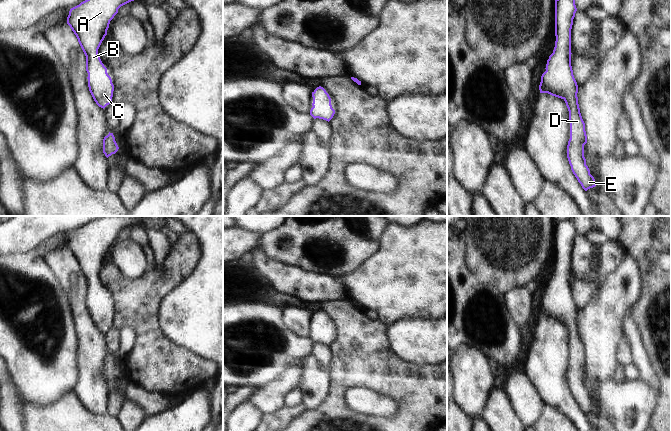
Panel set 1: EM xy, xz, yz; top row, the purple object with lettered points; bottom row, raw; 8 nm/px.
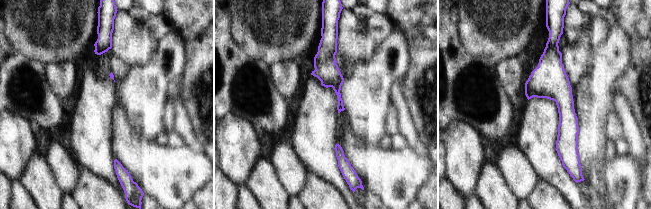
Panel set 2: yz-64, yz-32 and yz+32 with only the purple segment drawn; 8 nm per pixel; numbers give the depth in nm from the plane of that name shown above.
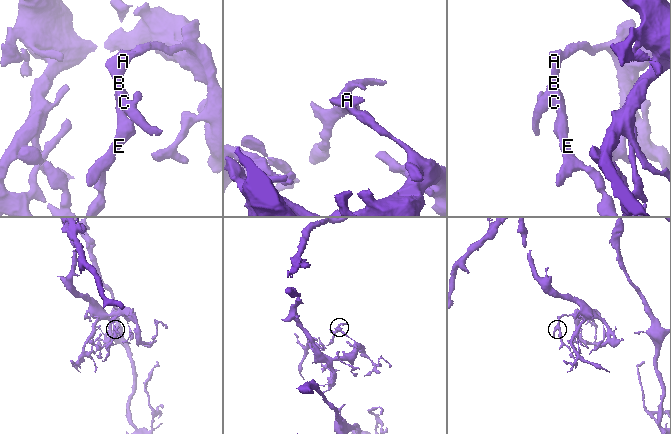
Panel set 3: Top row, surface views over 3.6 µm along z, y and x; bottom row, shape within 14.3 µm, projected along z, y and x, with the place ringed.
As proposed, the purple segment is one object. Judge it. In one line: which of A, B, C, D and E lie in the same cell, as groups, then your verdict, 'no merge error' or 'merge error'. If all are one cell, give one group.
A B C D E; no merge error

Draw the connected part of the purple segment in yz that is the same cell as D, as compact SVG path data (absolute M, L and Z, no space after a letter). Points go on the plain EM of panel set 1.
M574 219L555 224L555 271L541 300L540 317L548 317L565 325L569 335L570 363L567 382L571 394L582 412L587 415L596 410L586 389L584 369L587 367L585 347L578 328L578 309L571 290L571 253L577 235Z

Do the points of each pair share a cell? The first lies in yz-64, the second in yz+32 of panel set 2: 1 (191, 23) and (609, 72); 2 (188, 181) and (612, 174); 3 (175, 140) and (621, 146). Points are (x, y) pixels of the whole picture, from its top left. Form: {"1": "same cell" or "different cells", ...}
{"1": "different cells", "2": "same cell", "3": "same cell"}

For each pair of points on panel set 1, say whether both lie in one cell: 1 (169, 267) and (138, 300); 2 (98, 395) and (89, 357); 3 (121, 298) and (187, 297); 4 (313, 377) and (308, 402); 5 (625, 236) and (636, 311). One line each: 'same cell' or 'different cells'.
1: same cell
2: same cell
3: different cells
4: same cell
5: same cell

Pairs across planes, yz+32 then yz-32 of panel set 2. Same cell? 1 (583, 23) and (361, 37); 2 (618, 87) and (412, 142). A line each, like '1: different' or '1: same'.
1: same
2: different

